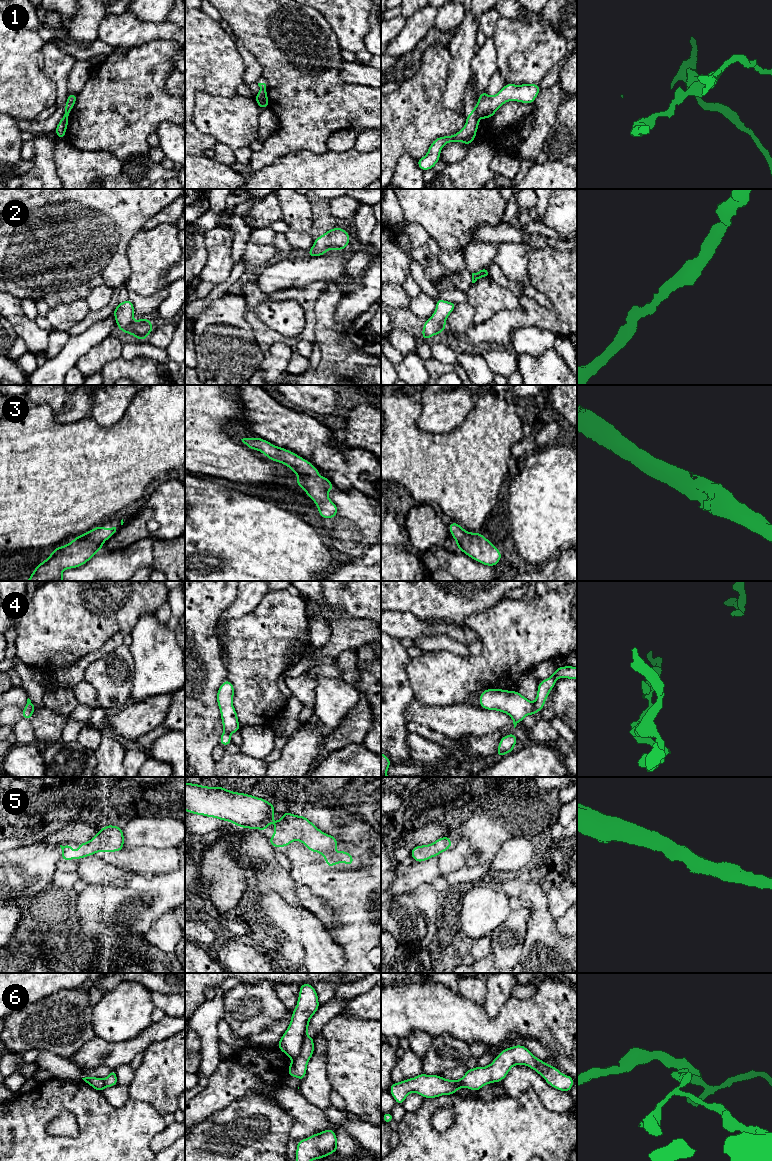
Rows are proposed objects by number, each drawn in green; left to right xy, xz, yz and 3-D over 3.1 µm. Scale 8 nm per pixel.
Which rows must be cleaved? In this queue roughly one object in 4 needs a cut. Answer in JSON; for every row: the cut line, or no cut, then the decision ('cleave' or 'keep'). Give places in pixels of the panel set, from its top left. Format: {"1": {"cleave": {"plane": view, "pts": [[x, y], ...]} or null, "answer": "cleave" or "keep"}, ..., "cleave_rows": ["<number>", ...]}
{"1": {"cleave": {"plane": "yz", "pts": [[475, 107], [479, 118]]}, "answer": "cleave"}, "2": {"cleave": null, "answer": "keep"}, "3": {"cleave": null, "answer": "keep"}, "4": {"cleave": {"plane": "yz", "pts": [[533, 703], [533, 711], [531, 713]]}, "answer": "cleave"}, "5": {"cleave": null, "answer": "keep"}, "6": {"cleave": {"plane": "xz", "pts": [[306, 1037], [299, 1055], [292, 1059]]}, "answer": "cleave"}, "cleave_rows": ["1", "4", "6"]}

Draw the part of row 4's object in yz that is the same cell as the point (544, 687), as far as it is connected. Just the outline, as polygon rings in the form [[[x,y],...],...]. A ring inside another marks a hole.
[[[564,666],[558,667],[552,676],[538,683],[538,690],[536,700],[533,703],[533,713],[541,711],[545,705],[545,701],[556,684],[557,678],[567,678],[577,680],[577,667],[573,666]]]

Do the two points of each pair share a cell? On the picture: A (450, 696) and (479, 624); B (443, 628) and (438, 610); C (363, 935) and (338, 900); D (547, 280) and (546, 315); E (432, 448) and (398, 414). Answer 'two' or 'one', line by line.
A: one
B: two
C: one
D: one
E: one

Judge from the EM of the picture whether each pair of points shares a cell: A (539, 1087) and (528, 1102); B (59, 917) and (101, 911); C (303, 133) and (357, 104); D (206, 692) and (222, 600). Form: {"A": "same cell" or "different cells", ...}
{"A": "different cells", "B": "same cell", "C": "same cell", "D": "same cell"}

